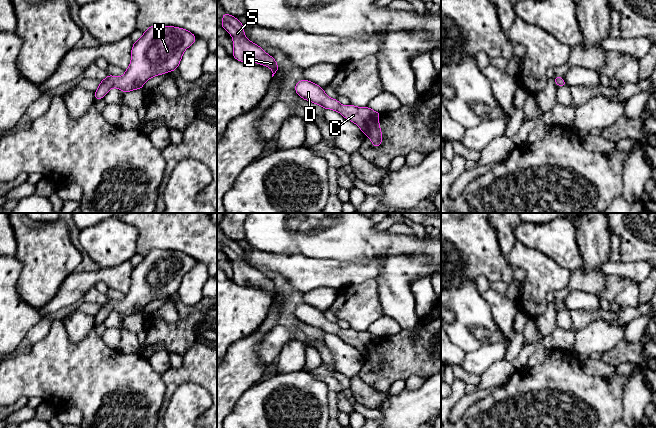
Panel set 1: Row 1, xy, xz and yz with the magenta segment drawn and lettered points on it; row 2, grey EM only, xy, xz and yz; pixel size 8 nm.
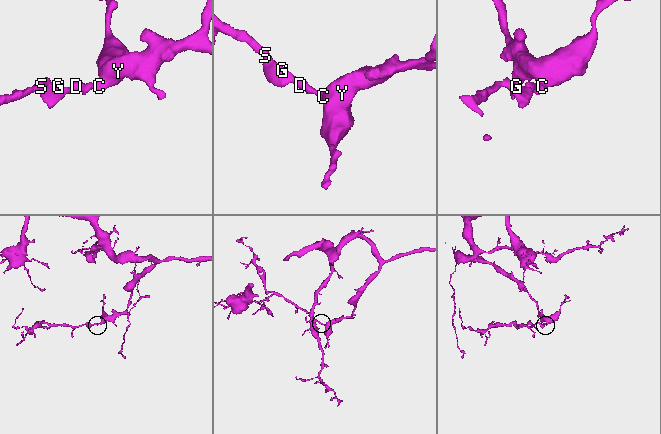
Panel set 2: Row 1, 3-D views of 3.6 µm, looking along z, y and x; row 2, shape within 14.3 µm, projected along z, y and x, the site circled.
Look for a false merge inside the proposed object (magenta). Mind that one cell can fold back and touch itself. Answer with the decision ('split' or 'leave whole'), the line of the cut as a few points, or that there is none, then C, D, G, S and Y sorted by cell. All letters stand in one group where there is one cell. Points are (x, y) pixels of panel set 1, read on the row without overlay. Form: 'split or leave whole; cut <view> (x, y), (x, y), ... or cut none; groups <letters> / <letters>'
leave whole; cut none; groups C D G S Y

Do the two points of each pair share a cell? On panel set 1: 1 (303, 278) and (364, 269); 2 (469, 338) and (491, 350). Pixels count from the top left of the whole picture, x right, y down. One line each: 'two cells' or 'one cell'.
1: one cell
2: two cells

